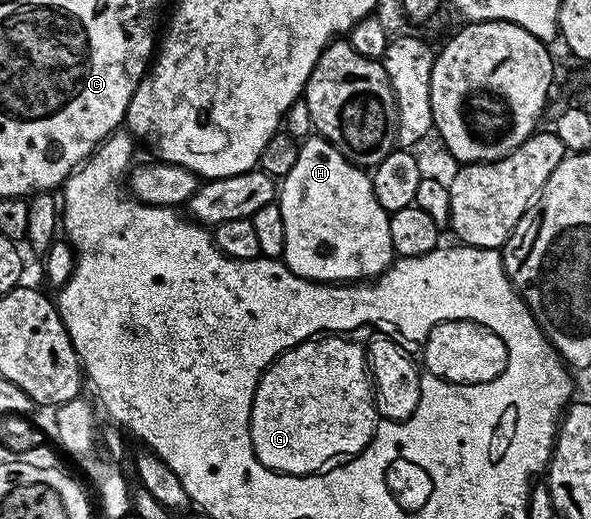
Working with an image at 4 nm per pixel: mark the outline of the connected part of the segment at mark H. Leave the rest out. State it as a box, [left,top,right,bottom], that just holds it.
[279,135,395,283]

